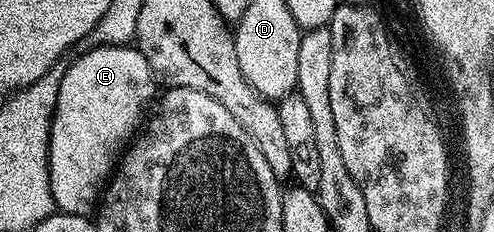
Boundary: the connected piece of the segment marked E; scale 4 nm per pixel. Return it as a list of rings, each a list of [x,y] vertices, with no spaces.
[[[98,44],[93,47],[88,49],[70,69],[67,67],[63,71],[50,127],[52,198],[59,213],[67,212],[73,216],[86,216],[89,208],[91,207],[91,211],[99,203],[104,185],[109,181],[122,153],[126,151],[139,131],[155,99],[156,77],[148,66],[148,58],[144,58],[144,54],[137,46]]]

